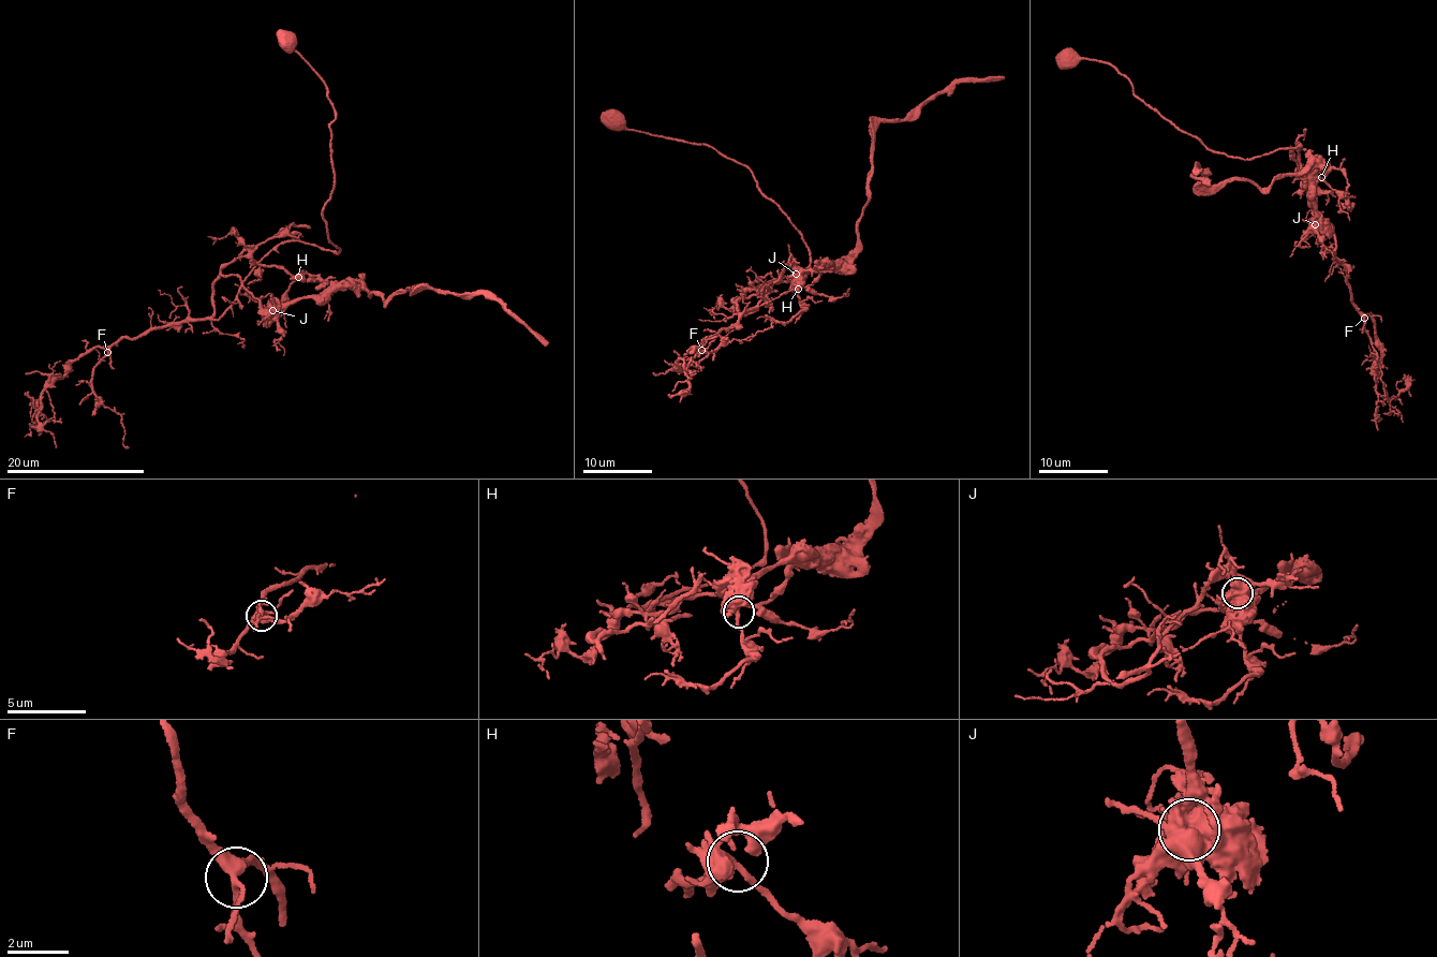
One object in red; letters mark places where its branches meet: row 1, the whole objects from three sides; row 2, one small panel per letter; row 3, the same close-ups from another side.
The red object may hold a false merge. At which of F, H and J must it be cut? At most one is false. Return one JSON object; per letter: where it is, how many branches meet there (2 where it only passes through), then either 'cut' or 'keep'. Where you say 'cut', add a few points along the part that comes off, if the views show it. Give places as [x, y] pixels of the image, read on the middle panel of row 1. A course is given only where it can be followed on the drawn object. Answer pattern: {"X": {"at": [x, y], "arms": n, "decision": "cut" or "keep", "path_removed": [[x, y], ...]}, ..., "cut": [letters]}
{"F": {"at": [701, 350], "arms": 4, "decision": "keep"}, "H": {"at": [798, 289], "arms": 6, "decision": "keep"}, "J": {"at": [796, 274], "arms": 5, "decision": "cut", "path_removed": [[797, 275], [850, 261], [868, 197], [874, 127], [883, 120], [901, 122], [943, 90], [1005, 77]]}, "cut": ["J"]}

